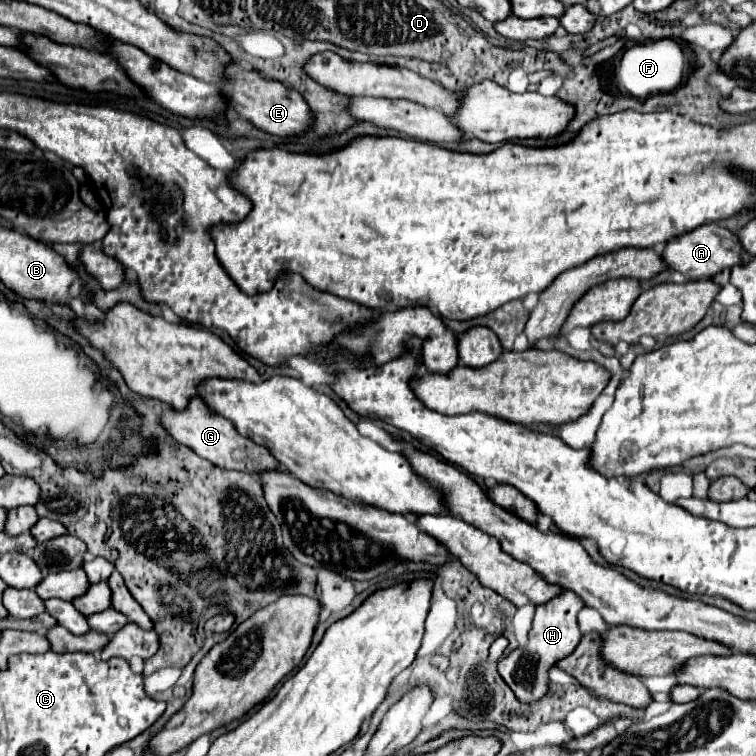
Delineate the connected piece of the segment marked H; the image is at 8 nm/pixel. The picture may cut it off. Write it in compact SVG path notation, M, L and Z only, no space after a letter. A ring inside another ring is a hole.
M564 590L564 594L560 594L560 598L554 598L554 602L546 602L544 606L536 608L534 614L534 622L532 628L528 632L528 642L526 646L518 646L516 650L512 650L508 656L504 656L498 662L498 674L502 676L502 680L510 686L510 690L516 694L516 698L524 704L532 704L542 700L548 694L548 672L566 656L570 656L576 646L580 644L580 630L578 630L578 622L576 616L582 610L582 600L572 594L570 590Z

